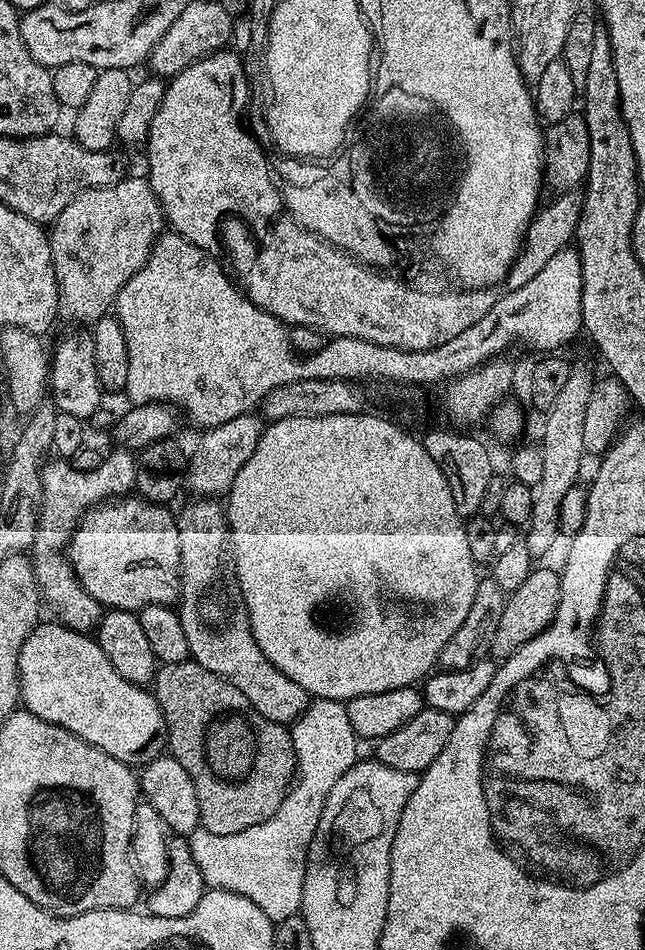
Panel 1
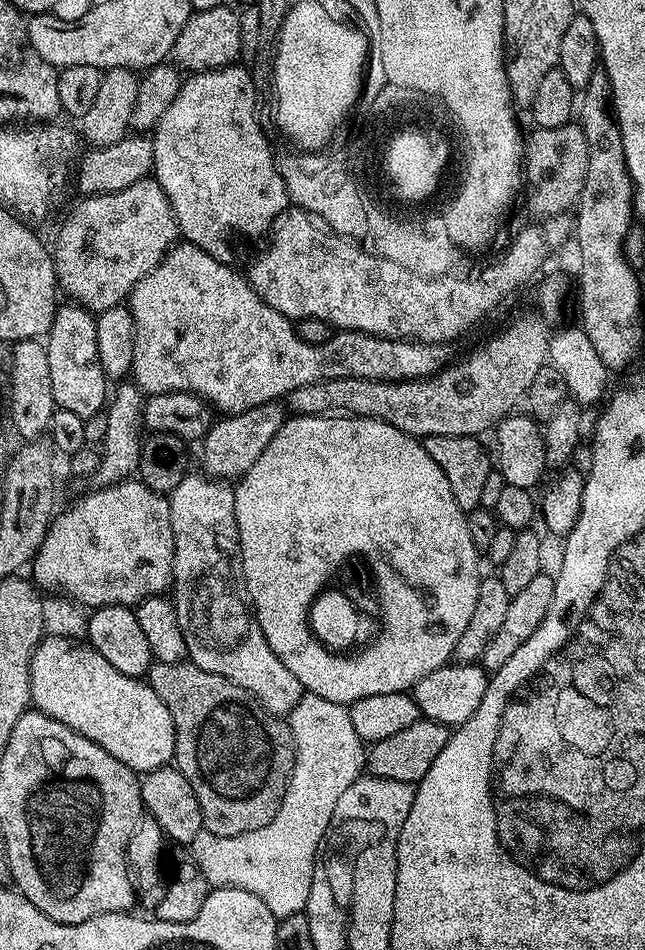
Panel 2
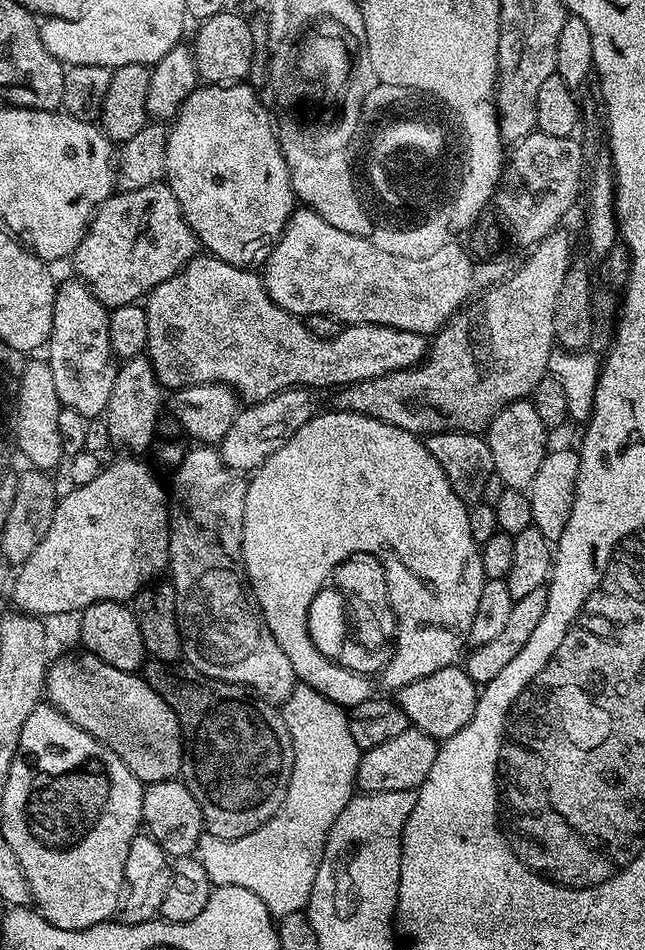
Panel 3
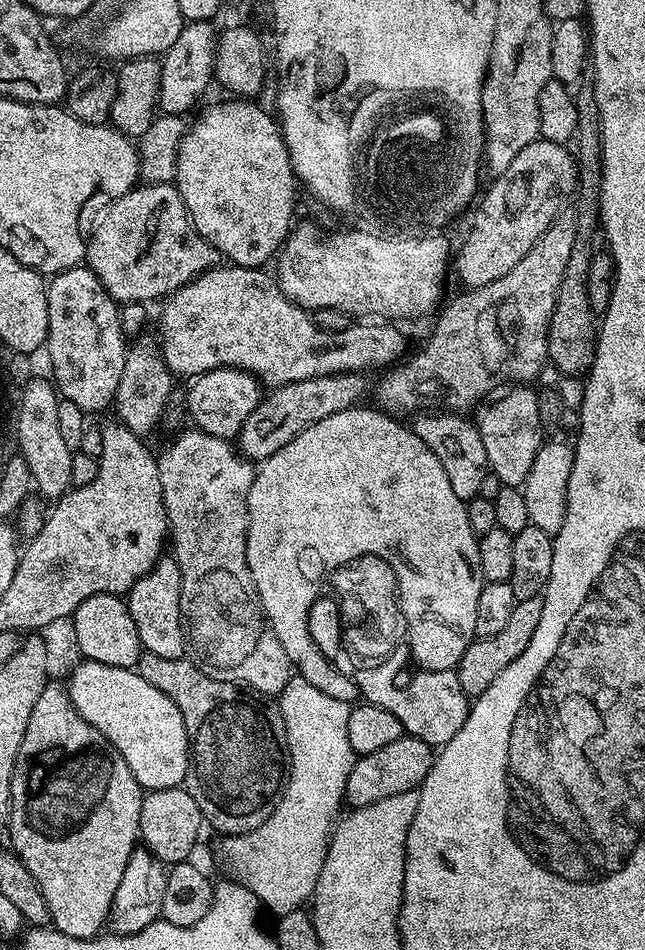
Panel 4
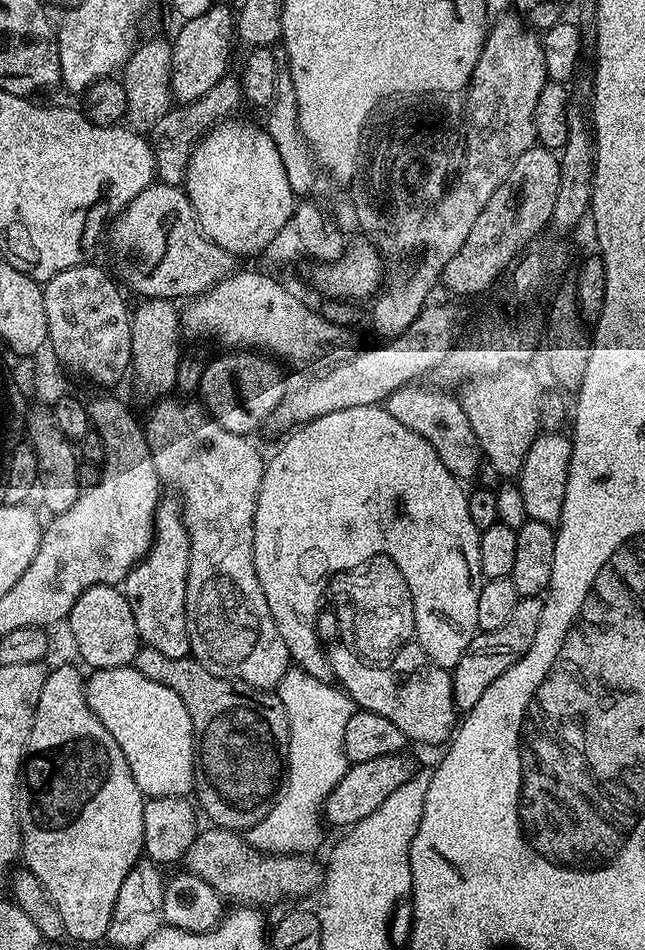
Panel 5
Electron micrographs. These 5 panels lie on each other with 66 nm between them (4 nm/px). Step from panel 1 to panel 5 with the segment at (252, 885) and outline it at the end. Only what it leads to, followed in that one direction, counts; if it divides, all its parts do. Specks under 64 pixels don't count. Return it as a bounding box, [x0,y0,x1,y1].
[246,666,354,856]

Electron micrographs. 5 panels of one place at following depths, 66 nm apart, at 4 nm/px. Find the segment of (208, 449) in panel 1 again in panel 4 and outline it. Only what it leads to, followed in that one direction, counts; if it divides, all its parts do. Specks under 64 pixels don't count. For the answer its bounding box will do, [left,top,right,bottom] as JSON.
[238,372,370,462]

